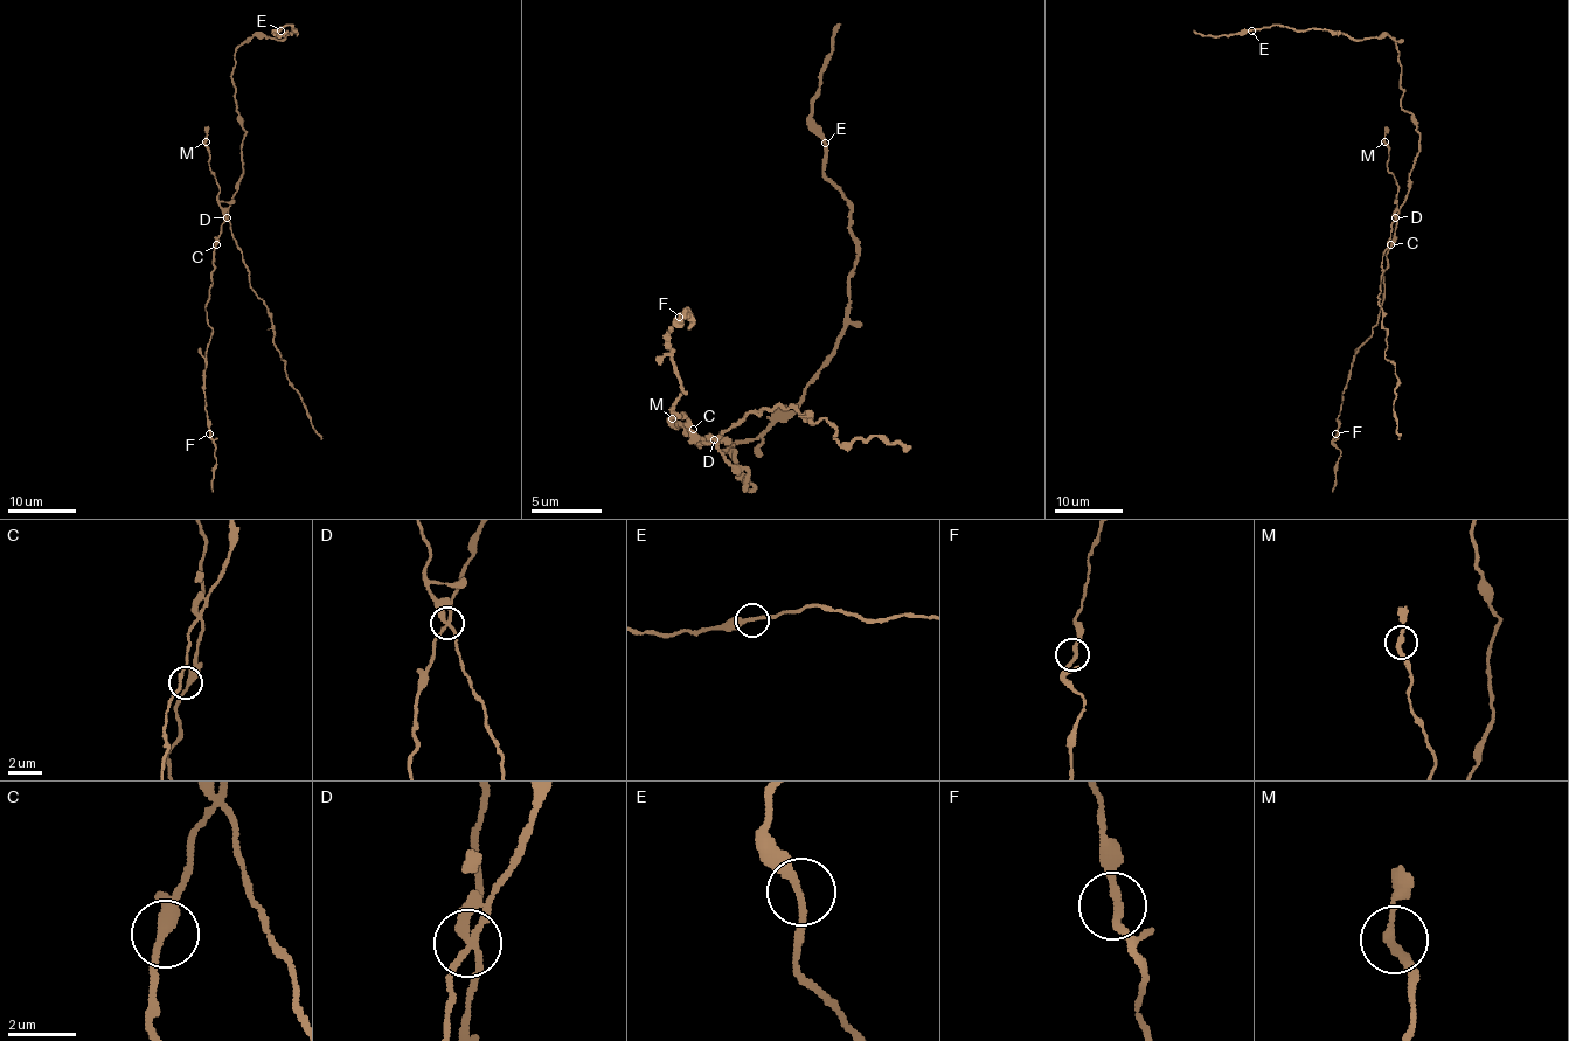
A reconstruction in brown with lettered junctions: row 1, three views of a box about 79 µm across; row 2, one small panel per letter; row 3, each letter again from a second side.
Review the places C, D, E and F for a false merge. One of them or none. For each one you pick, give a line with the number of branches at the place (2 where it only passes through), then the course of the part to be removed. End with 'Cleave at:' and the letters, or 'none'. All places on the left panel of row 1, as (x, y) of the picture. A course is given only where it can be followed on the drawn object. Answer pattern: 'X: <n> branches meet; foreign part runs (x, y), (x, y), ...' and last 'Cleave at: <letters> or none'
D: 3 branches meet; foreign part runs (226, 217), (250, 287), (270, 312), (273, 345), (285, 362), (289, 382), (321, 441)
Cleave at: D

